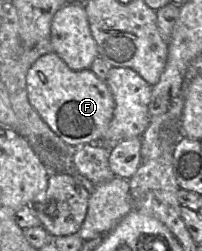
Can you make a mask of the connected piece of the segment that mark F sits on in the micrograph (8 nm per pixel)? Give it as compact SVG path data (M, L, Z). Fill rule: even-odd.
M54 52L39 57L26 74L28 100L42 120L73 148L101 143L113 117L115 102L106 82L90 69L71 70Z

